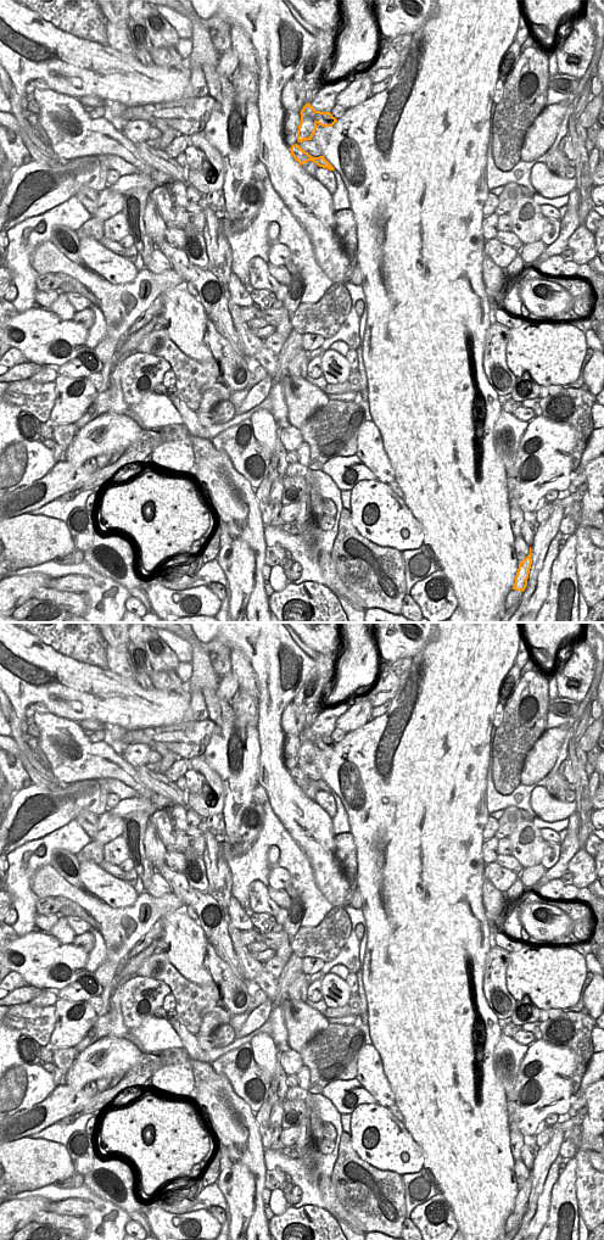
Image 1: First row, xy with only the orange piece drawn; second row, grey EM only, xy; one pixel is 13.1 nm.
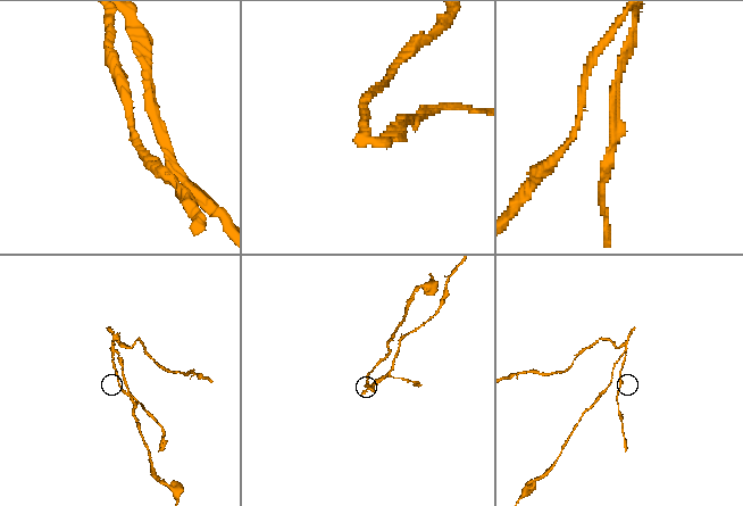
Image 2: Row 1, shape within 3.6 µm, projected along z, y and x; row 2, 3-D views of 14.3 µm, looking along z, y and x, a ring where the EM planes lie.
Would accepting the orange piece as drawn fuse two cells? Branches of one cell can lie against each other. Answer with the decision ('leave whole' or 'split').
split

